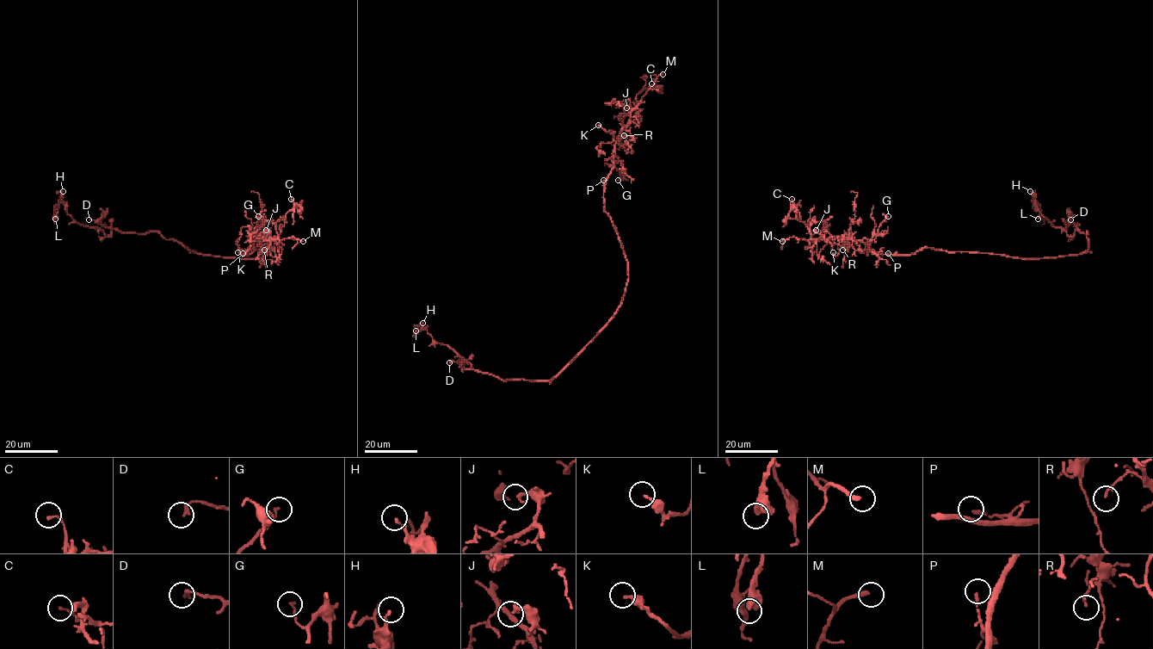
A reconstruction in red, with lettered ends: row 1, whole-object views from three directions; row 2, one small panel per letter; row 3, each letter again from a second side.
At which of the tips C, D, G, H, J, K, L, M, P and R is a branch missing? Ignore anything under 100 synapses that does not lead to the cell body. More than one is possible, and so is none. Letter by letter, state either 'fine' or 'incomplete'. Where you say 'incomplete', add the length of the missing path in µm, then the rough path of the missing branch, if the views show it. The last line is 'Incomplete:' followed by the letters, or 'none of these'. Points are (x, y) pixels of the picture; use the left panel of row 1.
C: fine
D: fine
G: fine
H: fine
J: fine
K: fine
L: fine
M: incomplete; about 60 µm are missing; missing branch runs (303, 241), (296, 237), (275, 237), (237, 213), (222, 198), (210, 176)
P: fine
R: fine
Incomplete: M

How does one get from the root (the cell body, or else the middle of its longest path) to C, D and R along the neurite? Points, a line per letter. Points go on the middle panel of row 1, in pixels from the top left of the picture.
C: (618, 308), (628, 262), (604, 210), (604, 182), (636, 96), (651, 83)
D: (618, 308), (599, 334), (548, 380), (501, 380), (475, 369), (464, 368), (458, 362), (449, 362)
R: (618, 308), (628, 262), (604, 210), (604, 190), (616, 139), (622, 130), (630, 132), (624, 135)

